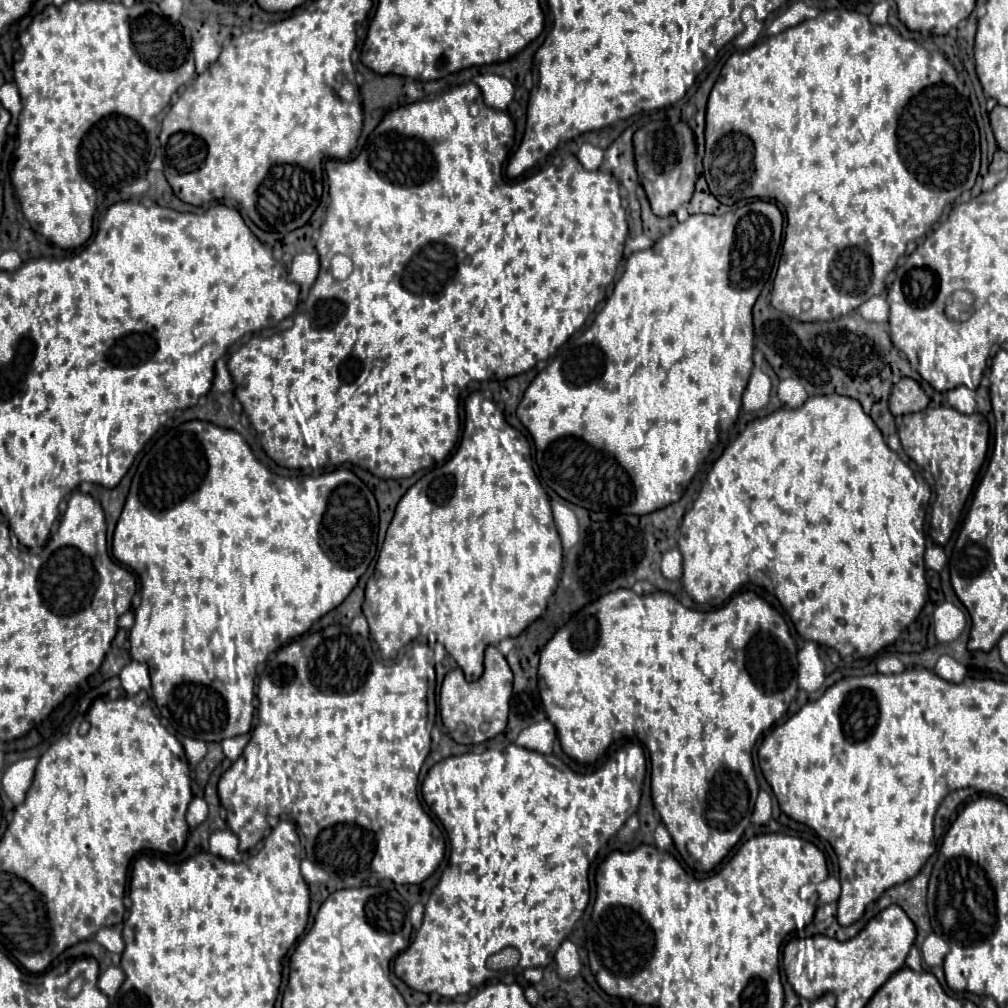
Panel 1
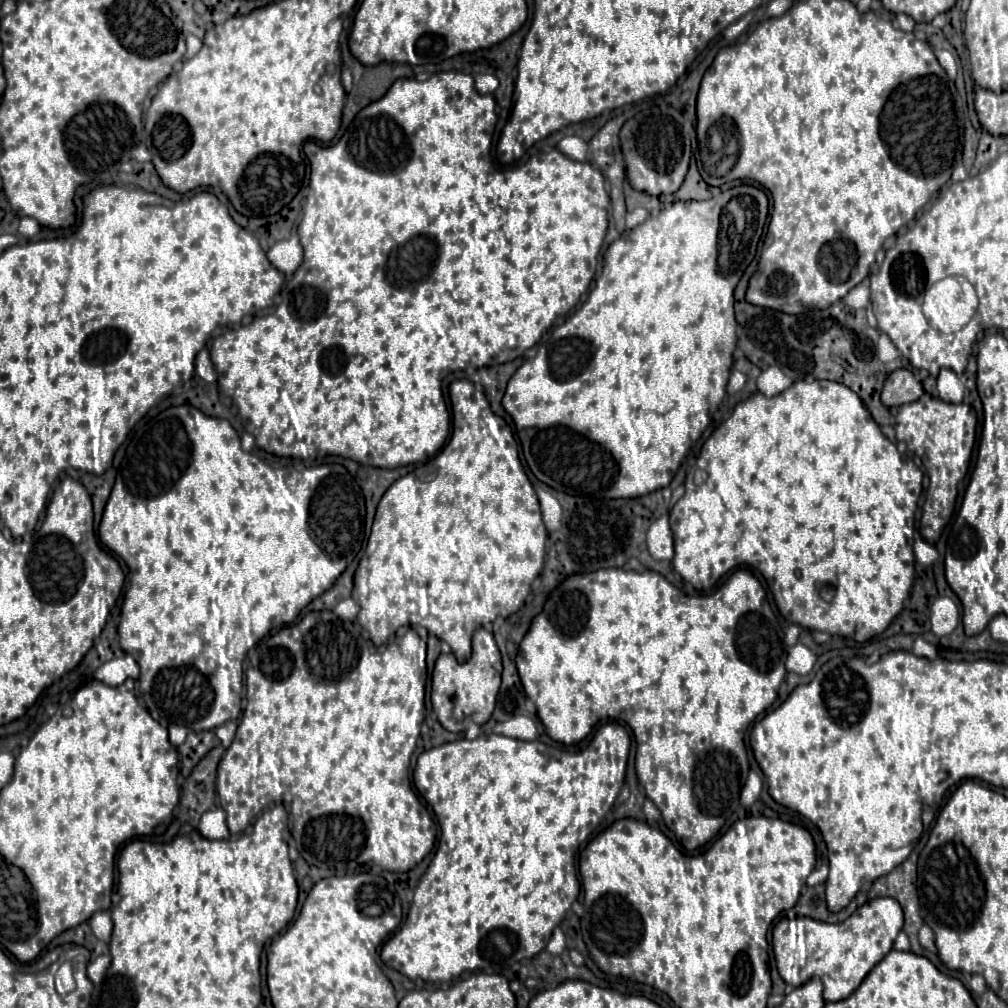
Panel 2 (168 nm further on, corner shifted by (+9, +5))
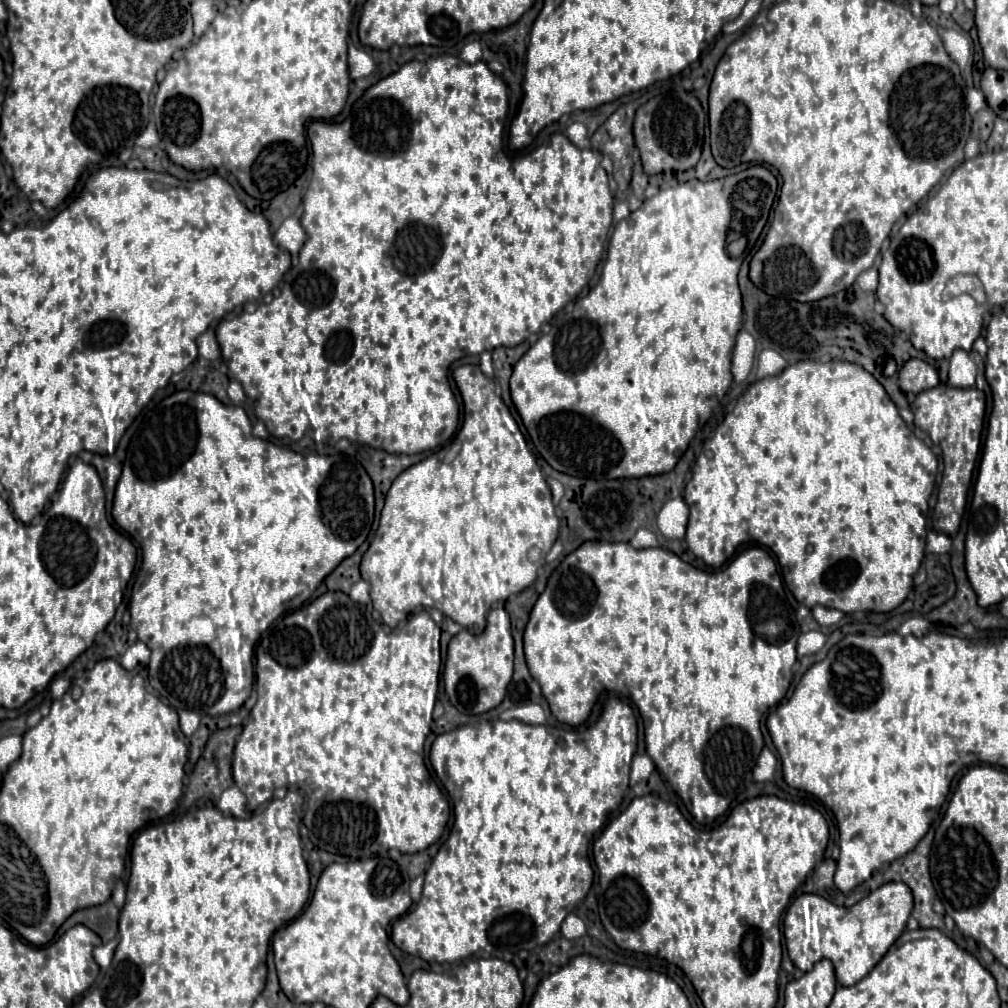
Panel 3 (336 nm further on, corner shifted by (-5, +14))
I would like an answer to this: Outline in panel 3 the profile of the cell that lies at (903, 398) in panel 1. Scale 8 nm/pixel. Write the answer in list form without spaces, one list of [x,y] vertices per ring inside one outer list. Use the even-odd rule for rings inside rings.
[[[910,359],[900,369],[900,389],[904,393],[920,393],[938,385],[938,371],[922,359]]]

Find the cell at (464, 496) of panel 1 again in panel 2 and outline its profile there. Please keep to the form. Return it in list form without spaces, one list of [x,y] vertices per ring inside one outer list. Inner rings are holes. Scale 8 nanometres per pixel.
[[[456,380],[450,384],[450,402],[452,402],[452,438],[450,442],[442,448],[442,452],[430,460],[428,464],[416,468],[414,472],[398,478],[382,496],[378,510],[376,510],[376,520],[372,526],[372,534],[366,546],[366,552],[360,560],[360,566],[354,574],[354,590],[352,590],[352,598],[354,602],[358,602],[360,612],[358,612],[358,622],[364,630],[370,632],[374,646],[384,646],[388,642],[390,636],[394,636],[394,630],[398,630],[400,626],[424,626],[430,634],[434,634],[436,638],[444,640],[450,648],[452,654],[456,656],[456,660],[460,664],[464,664],[470,658],[470,638],[476,632],[478,624],[488,624],[494,622],[496,616],[508,618],[510,614],[518,612],[526,600],[526,596],[532,590],[532,582],[538,578],[542,566],[544,566],[544,556],[546,556],[546,526],[542,522],[542,514],[540,514],[540,504],[536,498],[536,492],[520,464],[520,456],[518,456],[518,442],[514,432],[504,418],[496,416],[490,410],[488,400],[484,398],[482,390],[476,390],[476,386],[470,380]]]

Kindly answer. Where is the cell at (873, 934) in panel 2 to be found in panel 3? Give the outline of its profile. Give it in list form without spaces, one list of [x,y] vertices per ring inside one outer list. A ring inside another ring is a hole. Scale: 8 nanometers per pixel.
[[[886,883],[852,907],[836,907],[814,893],[798,895],[784,917],[786,949],[794,965],[810,971],[822,957],[830,959],[836,969],[840,985],[854,985],[884,957],[890,945],[906,929],[912,911],[912,893],[904,883]]]

